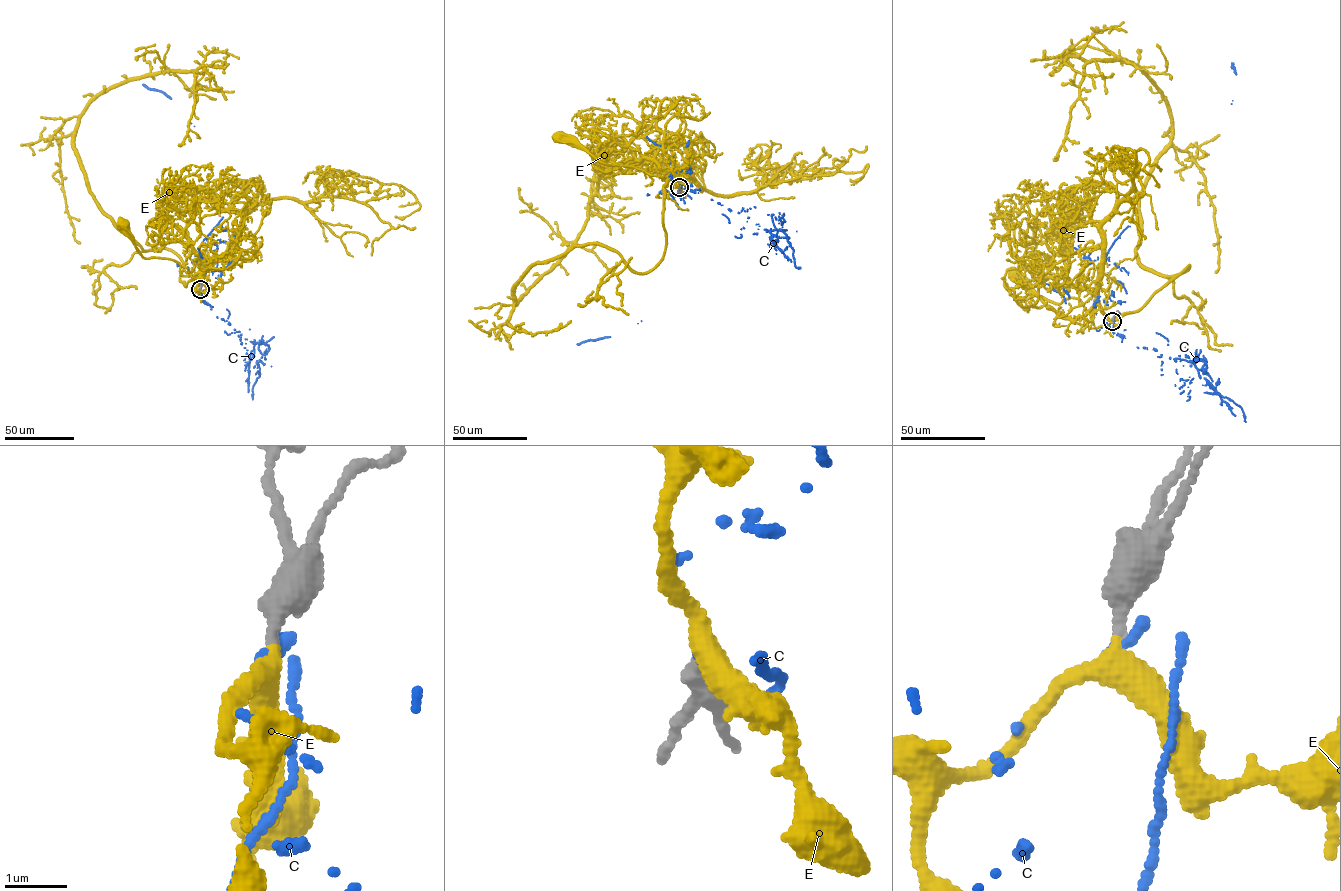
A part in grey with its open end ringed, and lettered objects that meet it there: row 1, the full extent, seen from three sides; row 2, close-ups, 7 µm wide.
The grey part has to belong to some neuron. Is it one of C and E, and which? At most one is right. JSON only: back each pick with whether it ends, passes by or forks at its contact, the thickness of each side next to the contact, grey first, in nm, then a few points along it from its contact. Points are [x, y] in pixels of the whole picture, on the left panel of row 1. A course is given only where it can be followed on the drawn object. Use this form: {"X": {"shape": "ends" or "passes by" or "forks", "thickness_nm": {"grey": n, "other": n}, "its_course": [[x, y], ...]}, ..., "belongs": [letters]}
{"E": {"shape": "passes by", "thickness_nm": {"grey": 340, "other": 320}, "its_course": [[200, 289], [195, 288], [203, 282], [200, 272], [181, 275], [173, 260], [142, 257], [123, 223]]}, "belongs": ["E"]}

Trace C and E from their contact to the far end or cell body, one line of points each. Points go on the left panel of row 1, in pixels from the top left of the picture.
C: (200, 289), (198, 282), (205, 274), (200, 273), (196, 254), (223, 217), (170, 97), (143, 84)
E: (200, 289), (195, 288), (203, 282), (200, 272), (181, 275), (173, 260), (142, 257), (123, 223)

